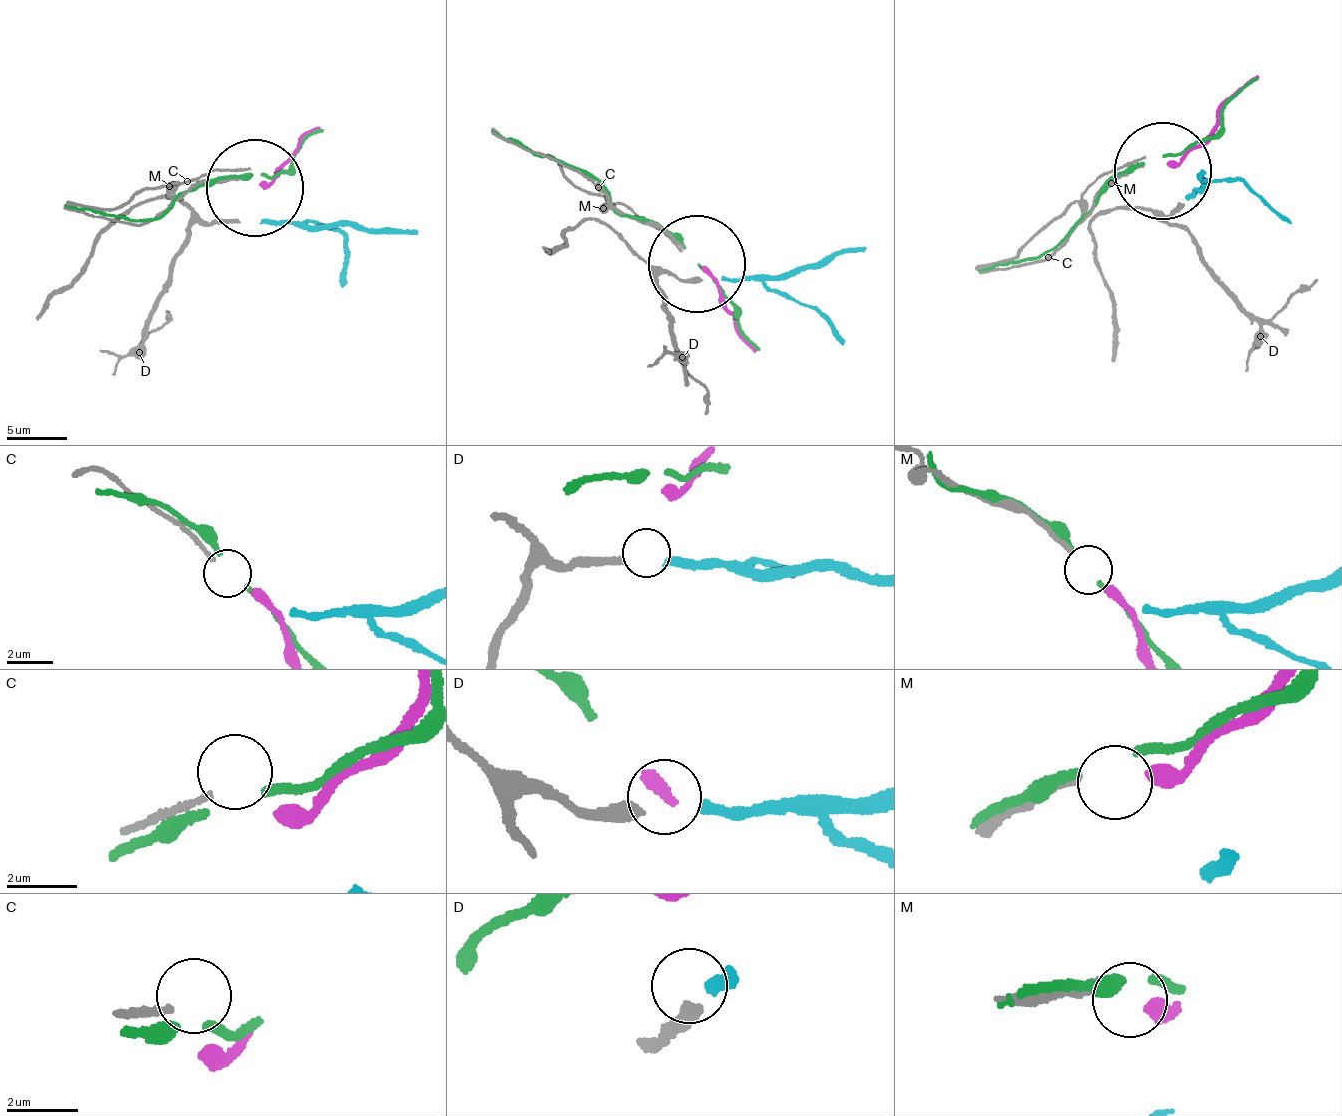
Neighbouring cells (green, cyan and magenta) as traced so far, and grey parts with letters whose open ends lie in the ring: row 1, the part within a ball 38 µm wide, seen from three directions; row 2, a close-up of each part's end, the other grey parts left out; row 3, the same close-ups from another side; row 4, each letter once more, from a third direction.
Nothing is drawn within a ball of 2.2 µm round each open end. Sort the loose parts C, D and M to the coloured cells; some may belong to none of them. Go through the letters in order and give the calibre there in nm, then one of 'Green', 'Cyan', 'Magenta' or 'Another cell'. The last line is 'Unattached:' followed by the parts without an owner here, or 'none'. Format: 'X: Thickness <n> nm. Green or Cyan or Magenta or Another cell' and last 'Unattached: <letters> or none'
C: Thickness 180 nm. Another cell
D: Thickness 300 nm. Cyan
M: Thickness 240 nm. Magenta
Unattached: C

